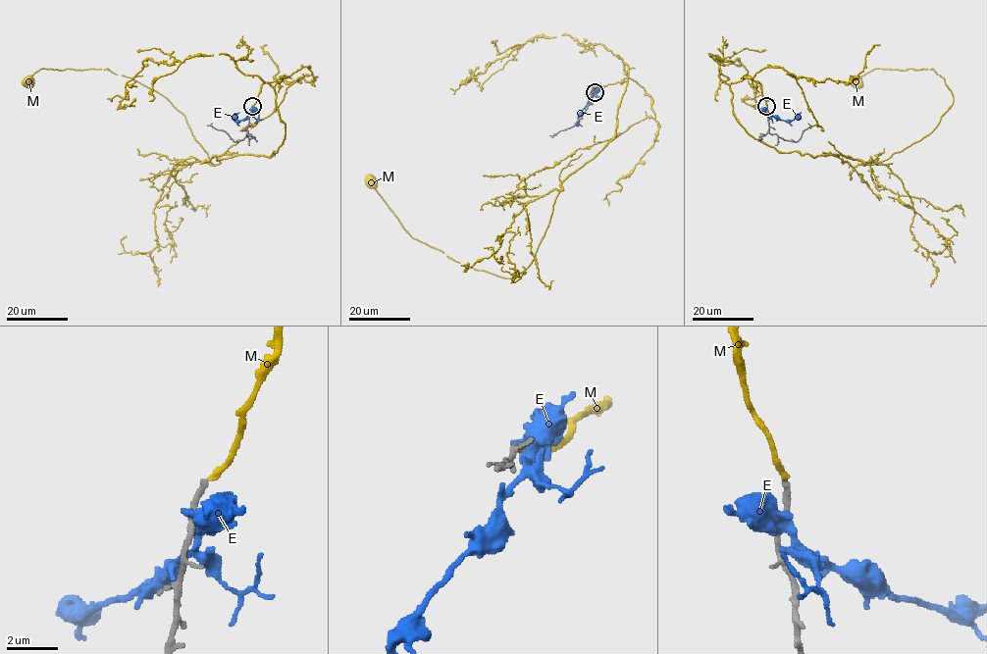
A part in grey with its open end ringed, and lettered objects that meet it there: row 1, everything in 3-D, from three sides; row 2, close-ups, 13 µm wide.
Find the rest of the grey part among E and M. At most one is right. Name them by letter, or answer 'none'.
none

